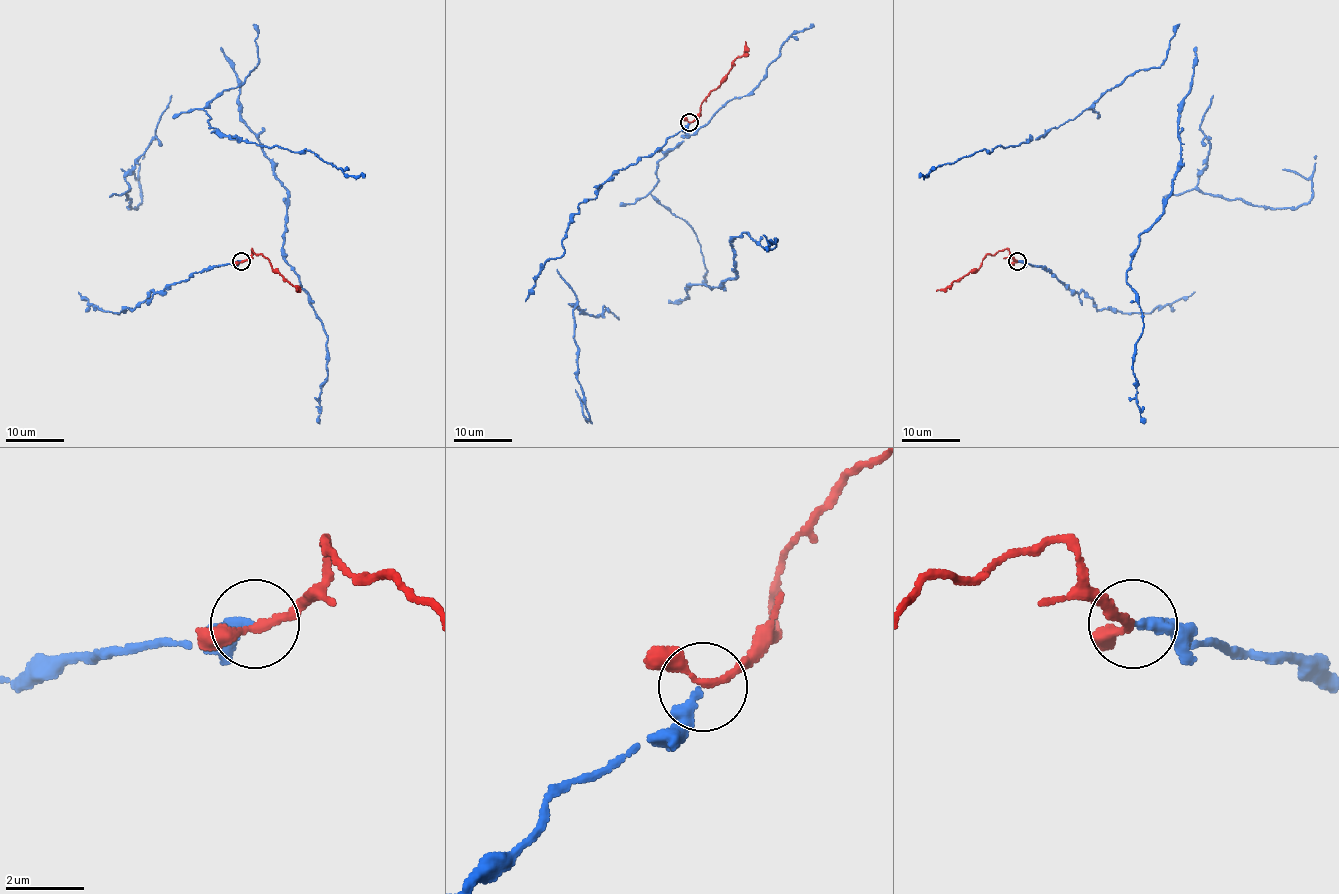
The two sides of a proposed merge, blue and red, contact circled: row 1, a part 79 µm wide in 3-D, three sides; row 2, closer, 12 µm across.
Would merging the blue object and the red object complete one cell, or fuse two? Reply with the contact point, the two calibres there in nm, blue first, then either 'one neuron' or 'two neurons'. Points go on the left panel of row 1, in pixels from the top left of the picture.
at (241, 261); 320 nm thick on the blue side, 190 nm on the other; one neuron

